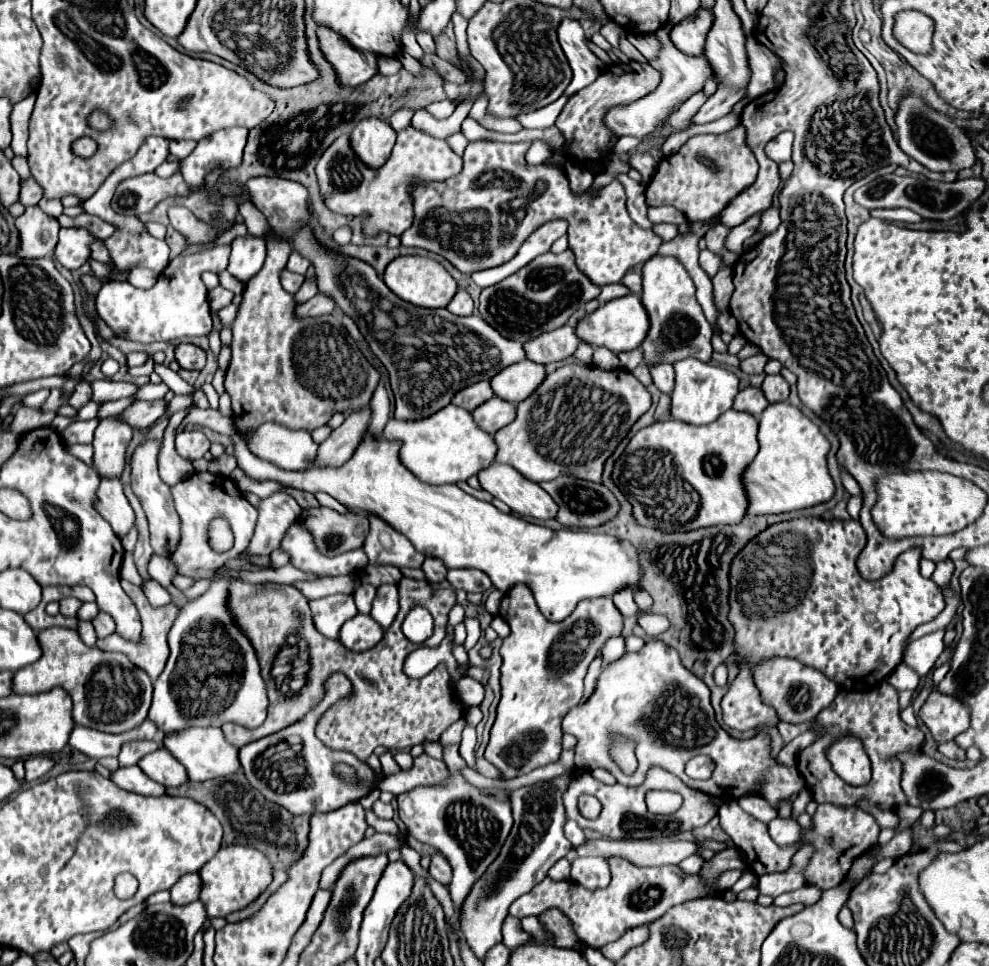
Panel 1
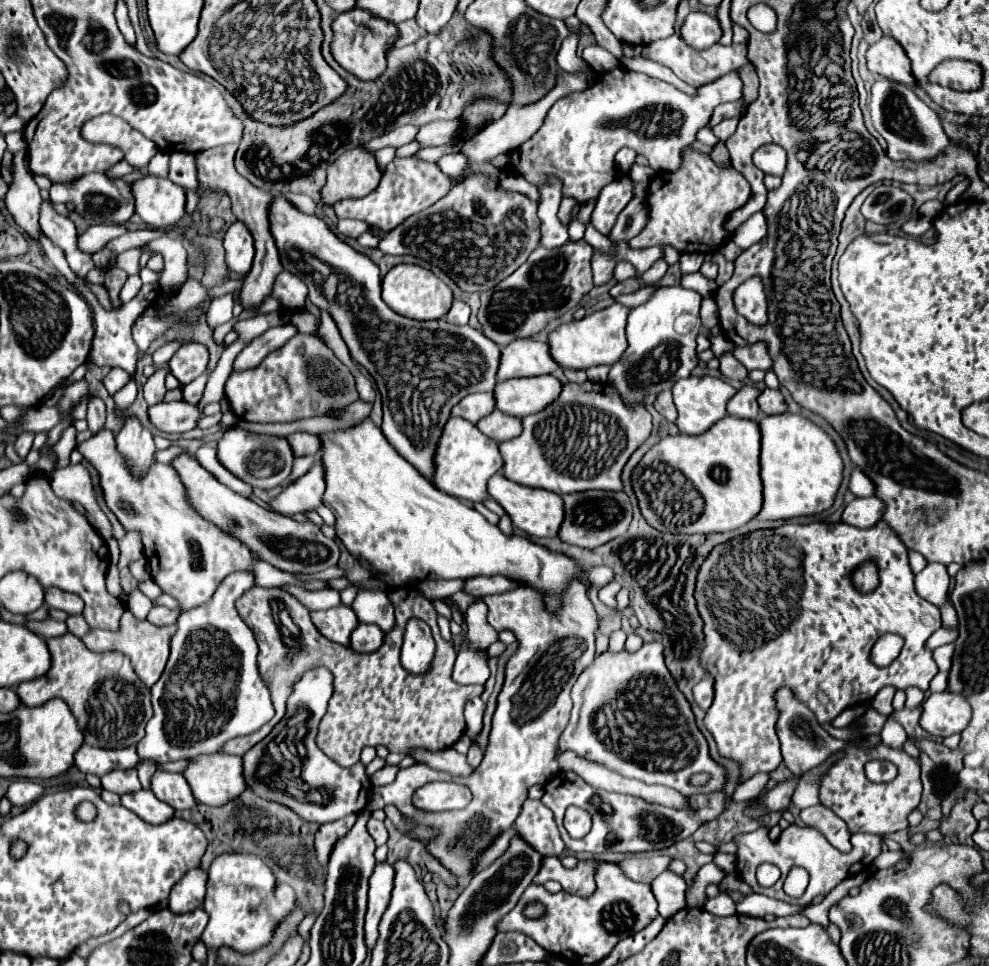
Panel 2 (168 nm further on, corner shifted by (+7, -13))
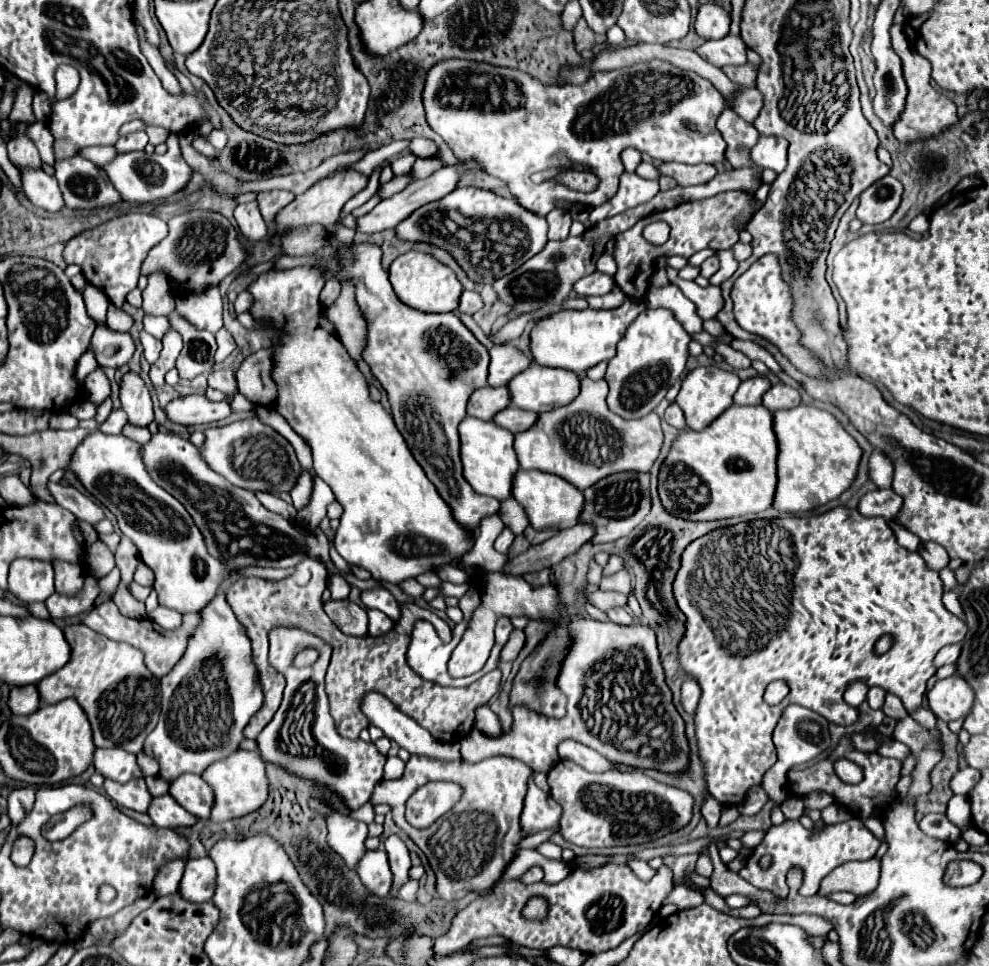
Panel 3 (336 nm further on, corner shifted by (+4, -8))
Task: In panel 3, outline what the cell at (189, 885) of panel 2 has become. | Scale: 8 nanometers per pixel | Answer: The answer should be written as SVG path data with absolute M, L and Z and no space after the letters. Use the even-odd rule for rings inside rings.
M191 858L179 884L179 894L189 902L209 902L215 892L215 864L211 858Z

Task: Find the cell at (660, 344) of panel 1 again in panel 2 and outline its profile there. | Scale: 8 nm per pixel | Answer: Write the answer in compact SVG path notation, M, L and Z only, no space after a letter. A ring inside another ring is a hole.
M660 287L644 305L630 311L626 325L628 349L610 369L608 383L616 387L628 407L644 405L644 397L670 389L698 365L696 335L700 333L702 295L684 287Z

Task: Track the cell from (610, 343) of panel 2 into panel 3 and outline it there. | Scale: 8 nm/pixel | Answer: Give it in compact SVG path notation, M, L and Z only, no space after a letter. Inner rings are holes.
M625 298L619 308L613 310L561 310L537 322L535 330L531 332L531 354L533 360L541 366L551 368L565 368L573 372L585 372L587 368L611 360L615 356L615 346L623 338L629 324L635 316L647 308L645 300Z

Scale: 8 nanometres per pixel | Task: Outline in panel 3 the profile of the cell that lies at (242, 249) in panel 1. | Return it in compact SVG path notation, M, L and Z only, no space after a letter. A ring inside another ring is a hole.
M257 202L237 206L235 208L235 220L237 220L237 226L239 226L241 234L251 244L257 244L267 236L267 226L265 226L265 222L263 222L263 218L259 214Z

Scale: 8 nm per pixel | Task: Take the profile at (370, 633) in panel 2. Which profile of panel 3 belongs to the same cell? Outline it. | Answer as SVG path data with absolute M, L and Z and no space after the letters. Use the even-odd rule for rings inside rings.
M367 610L369 614L369 628L367 628L367 634L377 638L377 636L383 636L387 634L391 628L393 628L393 622L379 610Z

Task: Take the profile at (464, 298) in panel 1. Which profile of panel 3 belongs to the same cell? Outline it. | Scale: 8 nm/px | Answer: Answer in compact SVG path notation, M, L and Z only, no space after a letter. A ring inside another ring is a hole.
M465 290L465 292L461 294L461 302L459 302L459 308L457 308L457 310L459 310L461 314L475 314L481 306L483 306L481 296L479 296L477 292Z

